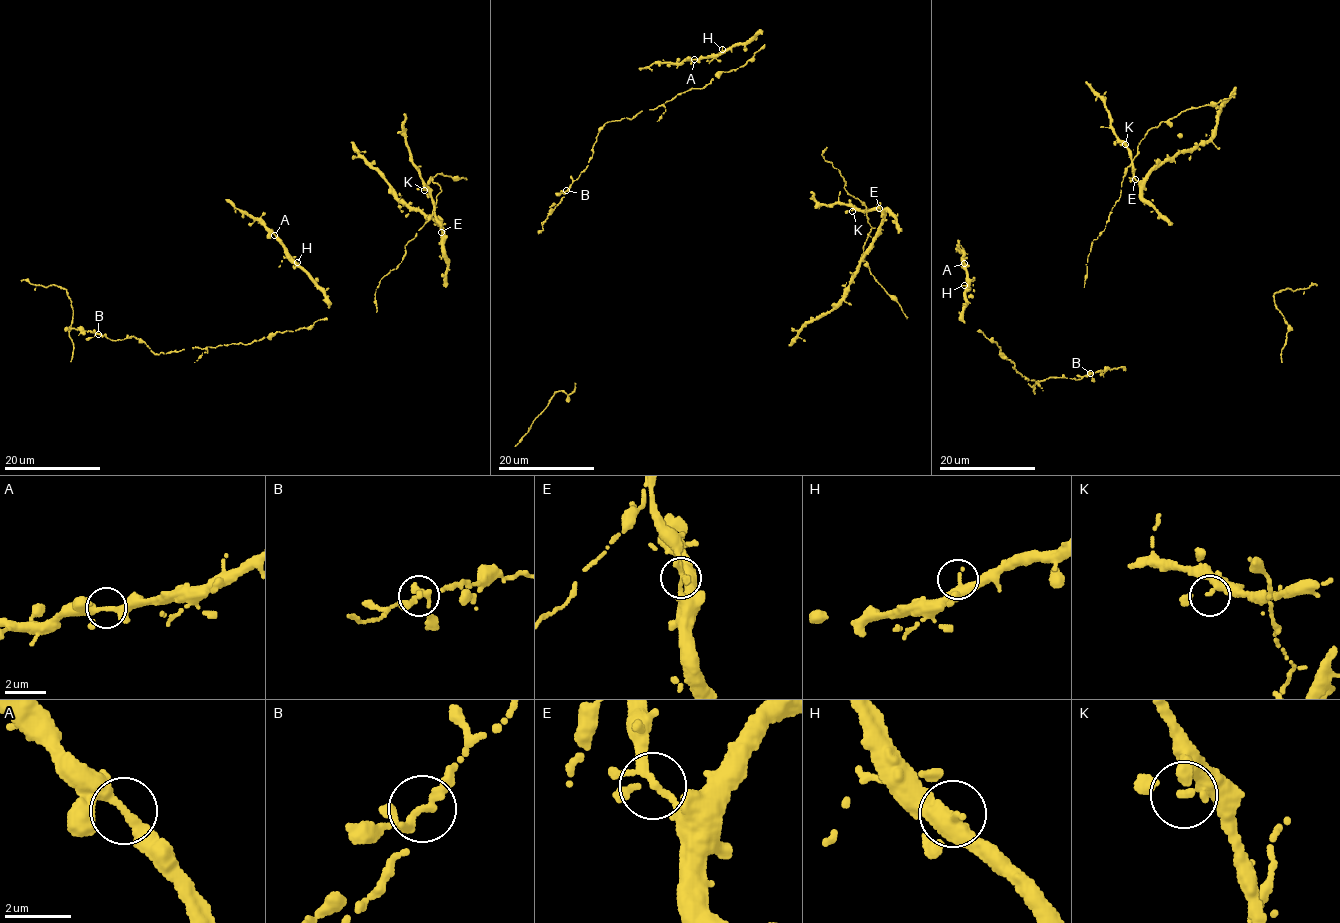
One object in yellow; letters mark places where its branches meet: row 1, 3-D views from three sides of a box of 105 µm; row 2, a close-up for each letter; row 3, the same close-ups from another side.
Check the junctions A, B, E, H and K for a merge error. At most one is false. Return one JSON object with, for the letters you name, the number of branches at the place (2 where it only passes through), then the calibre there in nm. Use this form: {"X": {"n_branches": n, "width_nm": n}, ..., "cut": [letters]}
{"cut": []}

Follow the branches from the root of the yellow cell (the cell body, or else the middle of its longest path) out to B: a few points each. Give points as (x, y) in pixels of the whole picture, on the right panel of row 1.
B: (1011, 361), (1016, 372), (1029, 379), (1034, 394), (1033, 386), (1046, 378), (1077, 380), (1090, 373)

